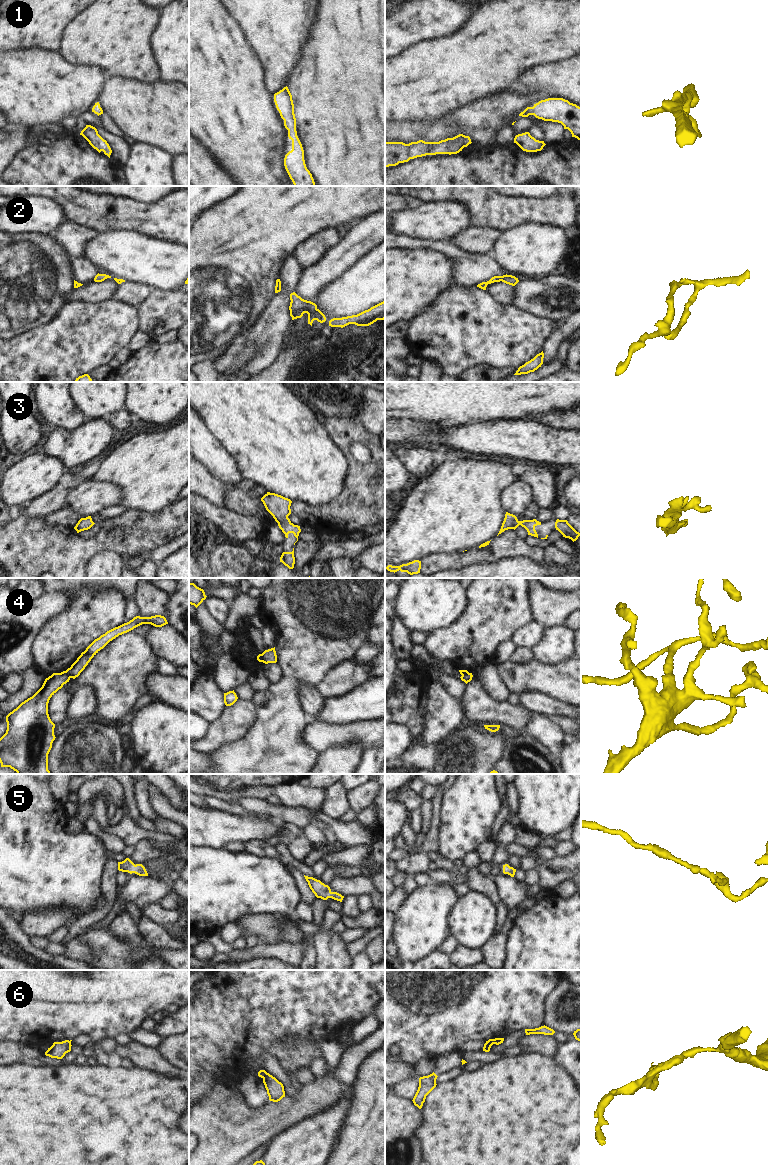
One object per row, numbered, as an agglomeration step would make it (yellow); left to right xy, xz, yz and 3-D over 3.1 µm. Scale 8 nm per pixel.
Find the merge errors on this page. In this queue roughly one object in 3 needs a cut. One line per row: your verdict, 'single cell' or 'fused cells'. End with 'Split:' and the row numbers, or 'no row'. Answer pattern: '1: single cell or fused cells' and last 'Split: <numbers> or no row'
1: single cell
2: single cell
3: single cell
4: fused cells
5: single cell
6: fused cells
Split: 4, 6

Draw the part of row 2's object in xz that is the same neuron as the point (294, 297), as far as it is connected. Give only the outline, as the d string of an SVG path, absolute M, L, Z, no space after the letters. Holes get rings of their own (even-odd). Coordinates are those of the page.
M295 292L290 294L290 316L292 320L301 318L304 313L308 314L308 324L312 326L314 320L320 323L326 321L325 315L317 308L317 305L298 296Z

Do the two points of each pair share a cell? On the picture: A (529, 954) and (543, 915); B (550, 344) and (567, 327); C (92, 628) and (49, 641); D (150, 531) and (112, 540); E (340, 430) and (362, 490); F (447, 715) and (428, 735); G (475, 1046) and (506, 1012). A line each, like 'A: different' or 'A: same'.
A: same
B: same
C: same
D: same
E: same
F: same
G: different

